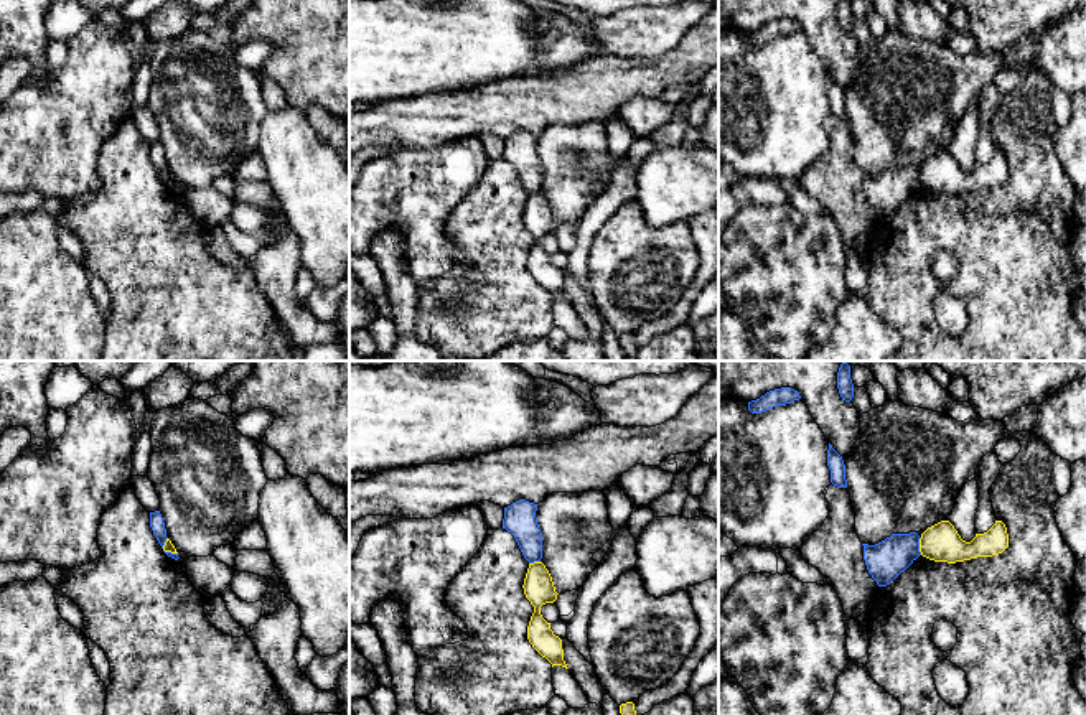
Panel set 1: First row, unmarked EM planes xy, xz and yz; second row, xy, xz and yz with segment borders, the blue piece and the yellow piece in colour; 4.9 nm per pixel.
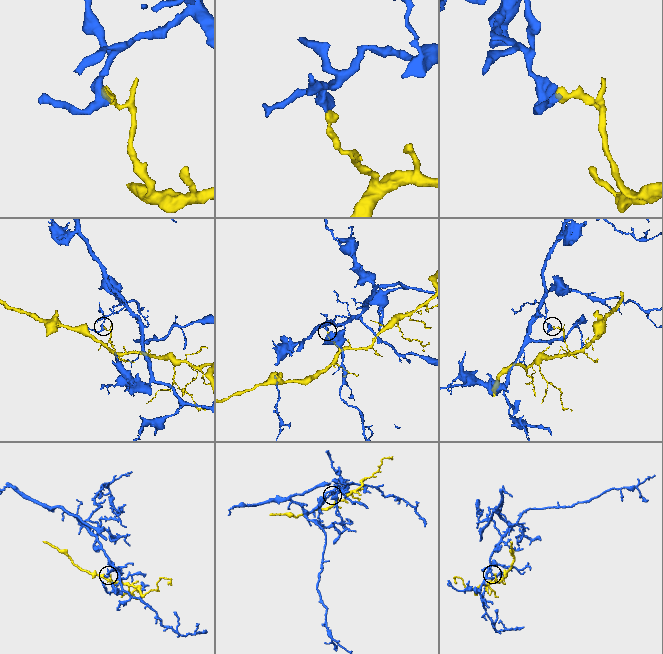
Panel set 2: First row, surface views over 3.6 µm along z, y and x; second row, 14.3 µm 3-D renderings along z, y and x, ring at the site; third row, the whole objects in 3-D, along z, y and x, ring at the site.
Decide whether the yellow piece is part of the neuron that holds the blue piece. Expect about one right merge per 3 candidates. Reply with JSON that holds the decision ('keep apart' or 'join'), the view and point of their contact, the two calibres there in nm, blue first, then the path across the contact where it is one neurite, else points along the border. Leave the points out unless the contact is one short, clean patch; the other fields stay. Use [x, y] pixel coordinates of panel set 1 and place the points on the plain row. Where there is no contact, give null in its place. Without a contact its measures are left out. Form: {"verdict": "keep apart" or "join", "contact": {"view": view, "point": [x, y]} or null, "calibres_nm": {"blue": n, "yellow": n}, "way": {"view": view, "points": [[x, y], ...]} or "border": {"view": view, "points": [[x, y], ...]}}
{"verdict": "keep apart", "contact": {"view": "yz", "point": [918, 177]}, "calibres_nm": {"blue": 190, "yellow": 190}, "border": {"view": "yz", "points": [[922, 168], [920, 185]]}}

